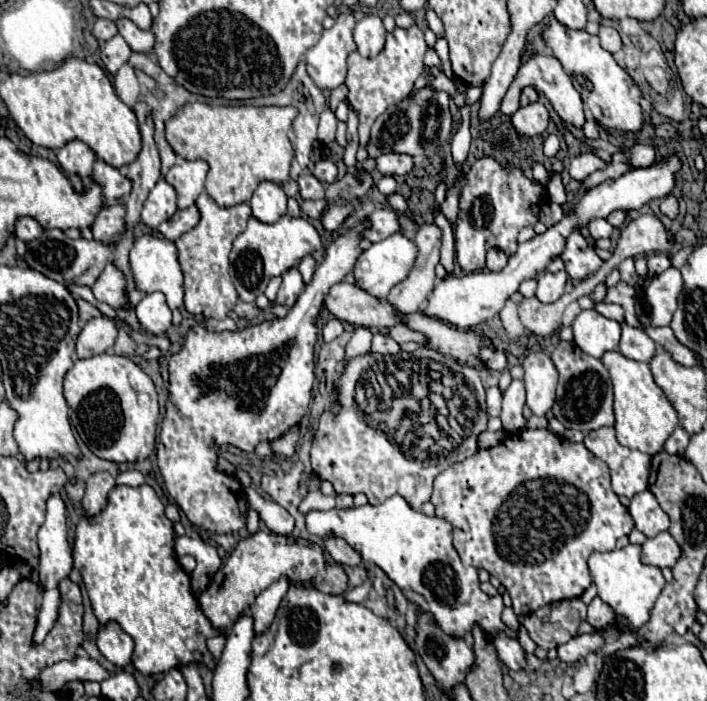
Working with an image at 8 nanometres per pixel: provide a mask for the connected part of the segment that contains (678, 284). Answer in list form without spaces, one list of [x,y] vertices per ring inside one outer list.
[[[669,268],[651,278],[649,286],[643,290],[643,300],[647,304],[651,326],[669,326],[671,316],[677,308],[677,296],[683,290],[683,278],[677,268]]]

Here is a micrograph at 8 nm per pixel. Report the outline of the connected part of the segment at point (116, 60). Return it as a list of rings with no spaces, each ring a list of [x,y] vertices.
[[[119,34],[107,40],[105,48],[101,50],[101,60],[111,74],[115,74],[123,64],[127,64],[129,56],[131,56],[131,48]]]

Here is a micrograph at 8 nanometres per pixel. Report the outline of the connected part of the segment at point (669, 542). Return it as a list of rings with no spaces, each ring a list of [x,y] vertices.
[[[661,532],[655,538],[645,540],[645,544],[641,548],[643,548],[643,552],[641,552],[643,564],[651,564],[657,568],[671,568],[681,556],[679,546],[671,538],[669,532]]]

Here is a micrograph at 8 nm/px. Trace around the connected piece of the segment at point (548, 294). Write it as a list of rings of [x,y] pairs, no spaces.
[[[561,270],[561,272],[545,272],[541,274],[537,280],[539,280],[539,286],[537,286],[537,298],[543,302],[543,304],[549,304],[549,302],[555,302],[559,300],[559,296],[563,296],[565,292],[565,284],[567,284],[567,272]]]

